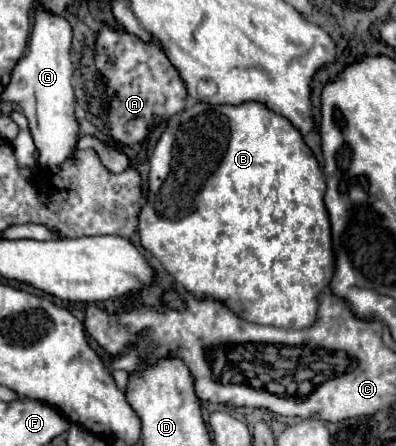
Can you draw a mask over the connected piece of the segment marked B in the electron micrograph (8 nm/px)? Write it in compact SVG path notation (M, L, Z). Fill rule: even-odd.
M205 102L193 104L185 108L181 114L173 116L161 138L155 144L151 156L151 170L149 170L149 190L147 190L147 204L139 214L139 236L141 244L161 262L161 266L175 278L175 284L191 292L193 296L203 296L205 300L219 300L227 304L227 308L235 308L243 320L251 320L255 324L271 324L277 328L307 328L307 324L315 324L315 296L327 290L333 274L335 274L335 256L331 248L331 226L329 216L323 204L327 184L323 172L303 142L301 132L283 116L273 114L259 102L245 102L239 106L211 106Z

